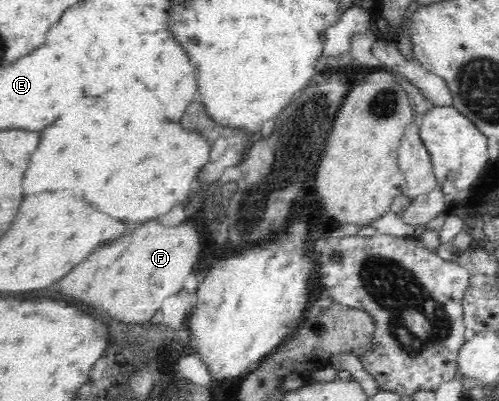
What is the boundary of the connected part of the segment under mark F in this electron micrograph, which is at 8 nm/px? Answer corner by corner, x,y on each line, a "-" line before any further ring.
186,218
184,223
174,227
166,227
160,221
148,221
96,249
96,253
58,283
58,291
88,309
92,307
94,311
108,313
120,323
146,323
162,307
162,301
182,289
182,283
192,273
201,251
196,219

